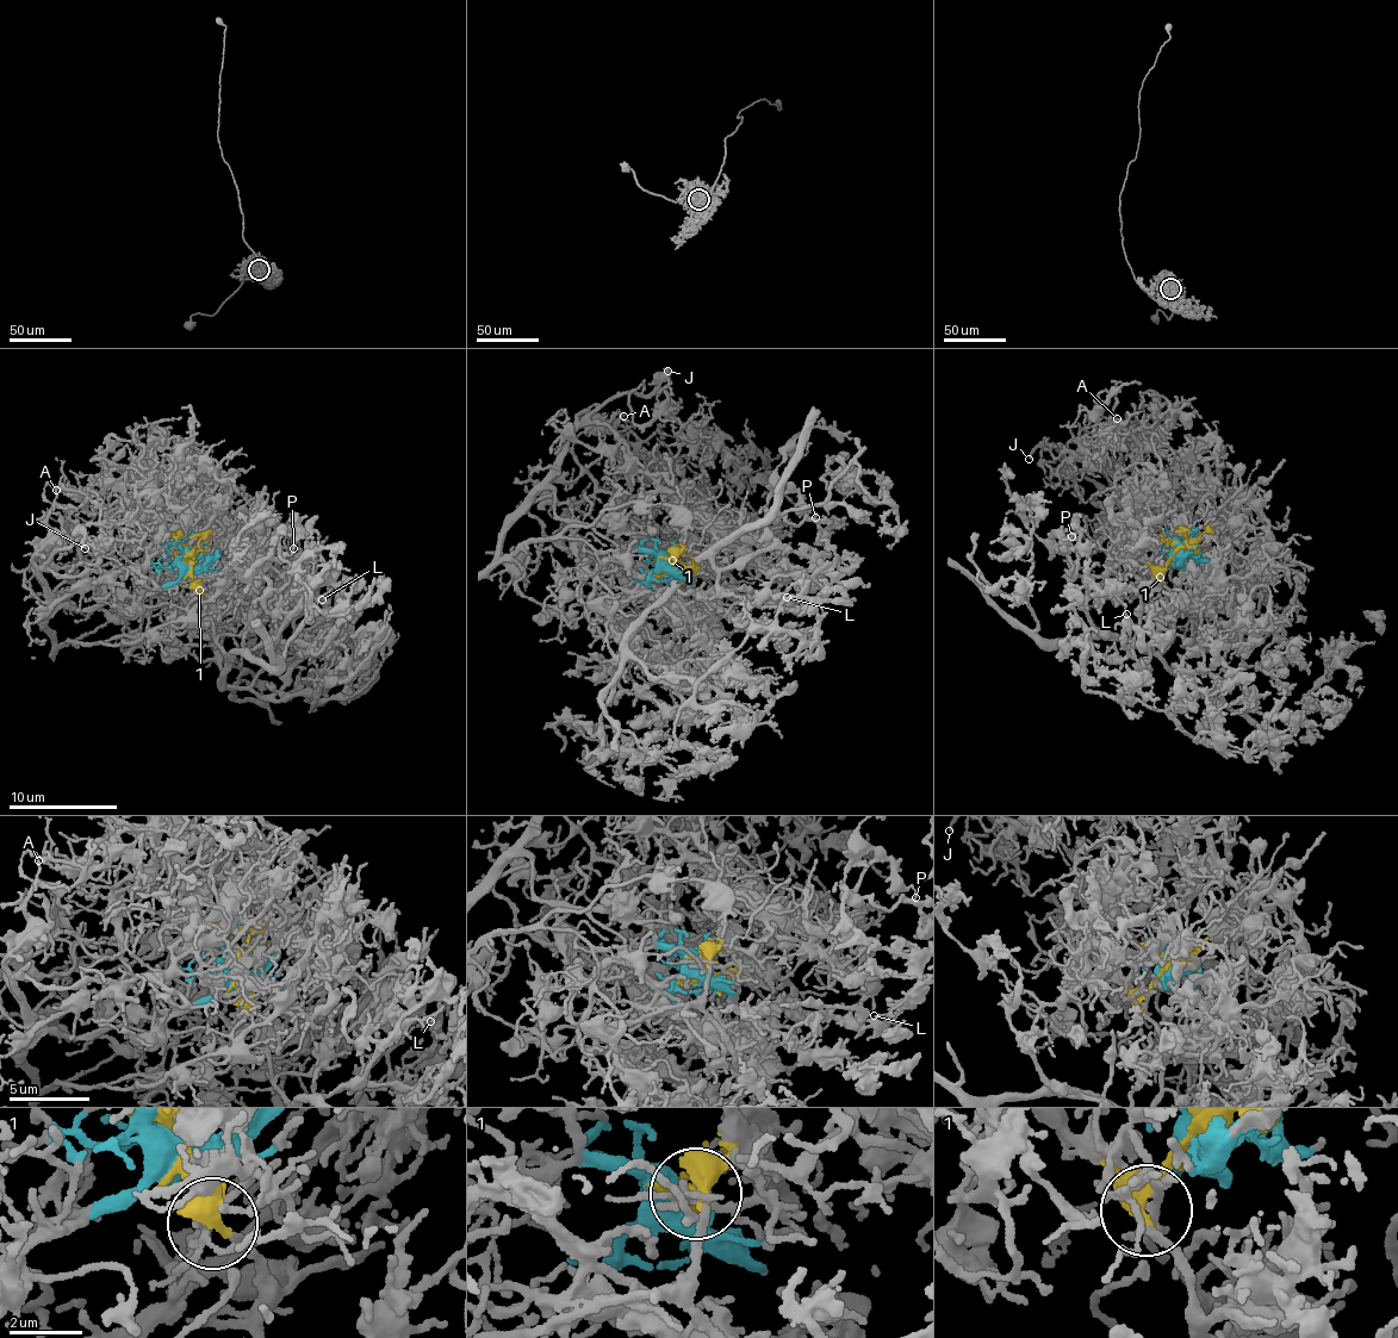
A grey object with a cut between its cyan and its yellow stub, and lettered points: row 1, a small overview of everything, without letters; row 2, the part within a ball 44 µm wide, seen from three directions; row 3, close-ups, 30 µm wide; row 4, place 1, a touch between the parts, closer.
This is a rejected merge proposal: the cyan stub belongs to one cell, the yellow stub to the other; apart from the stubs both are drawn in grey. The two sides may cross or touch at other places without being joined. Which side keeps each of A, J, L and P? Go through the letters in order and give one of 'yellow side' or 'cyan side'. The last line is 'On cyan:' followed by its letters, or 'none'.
A: cyan side
J: cyan side
L: yellow side
P: yellow side
On cyan: A, J

